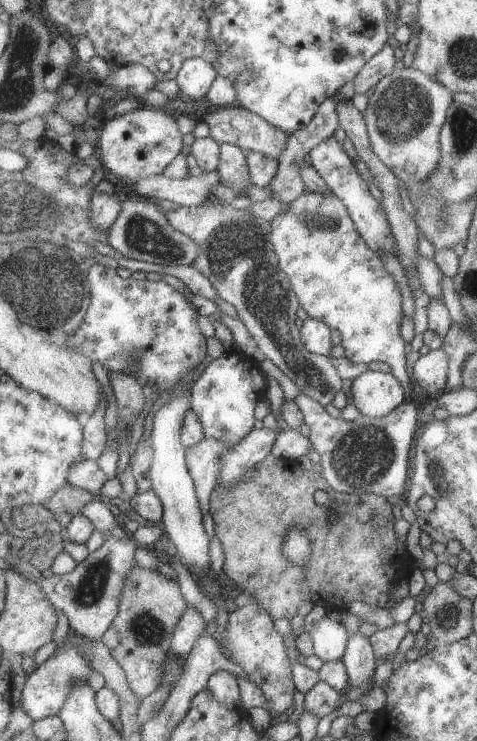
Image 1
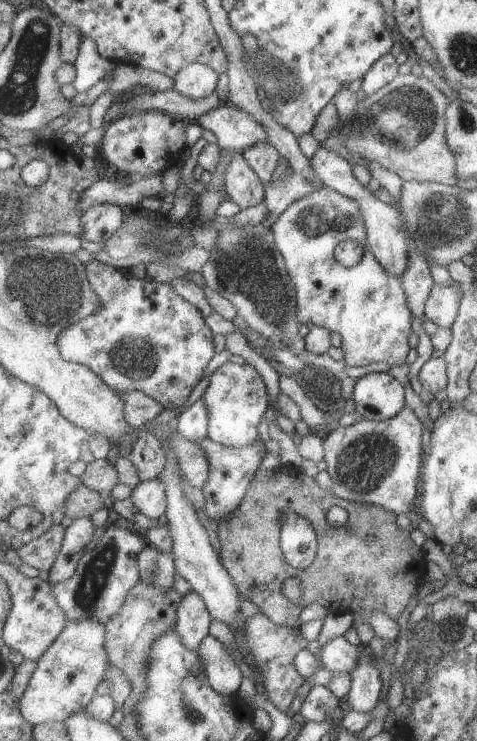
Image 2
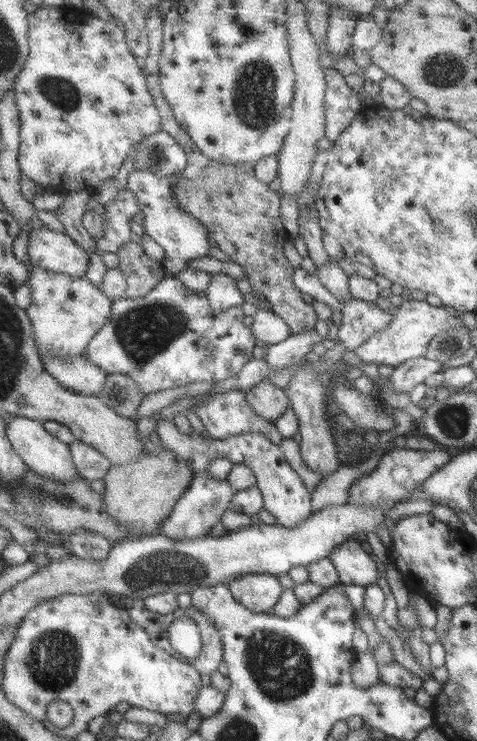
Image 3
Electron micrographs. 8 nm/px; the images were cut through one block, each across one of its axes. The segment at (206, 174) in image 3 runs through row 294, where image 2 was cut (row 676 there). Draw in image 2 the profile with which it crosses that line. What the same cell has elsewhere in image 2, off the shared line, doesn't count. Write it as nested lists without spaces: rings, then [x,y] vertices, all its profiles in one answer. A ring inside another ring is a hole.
[[[263,612],[257,613],[253,618],[247,618],[246,626],[243,629],[247,638],[247,646],[255,658],[259,671],[258,687],[269,695],[279,710],[287,712],[289,706],[293,704],[293,700],[297,698],[297,690],[305,684],[305,678],[295,668],[295,658],[301,650],[305,650],[306,646],[309,646],[309,641],[301,635],[299,630],[279,626]]]

